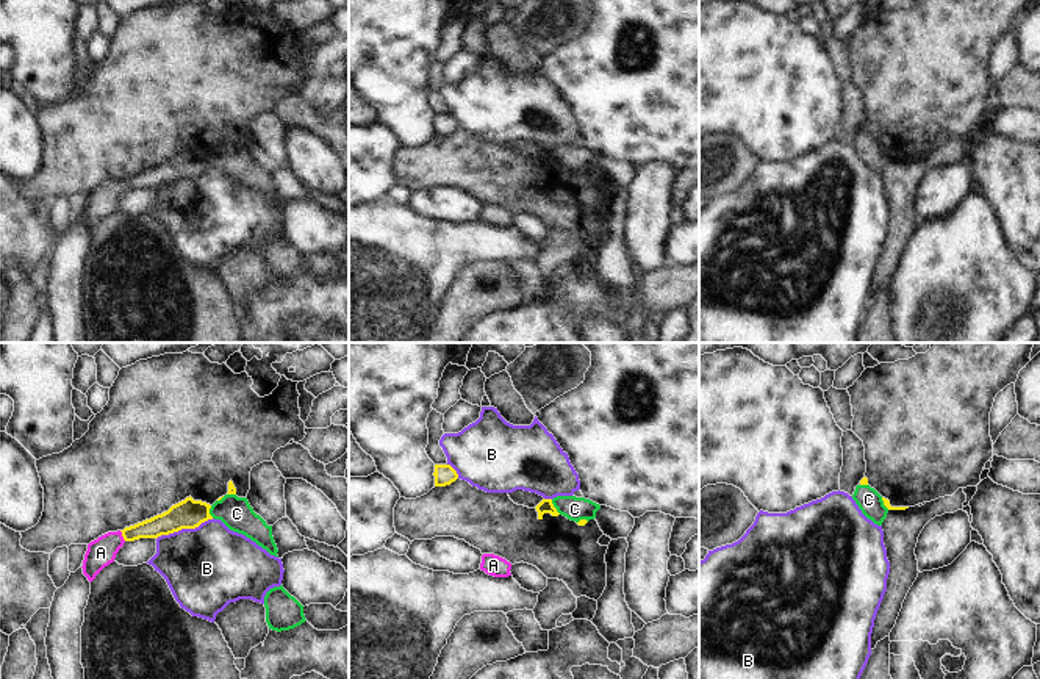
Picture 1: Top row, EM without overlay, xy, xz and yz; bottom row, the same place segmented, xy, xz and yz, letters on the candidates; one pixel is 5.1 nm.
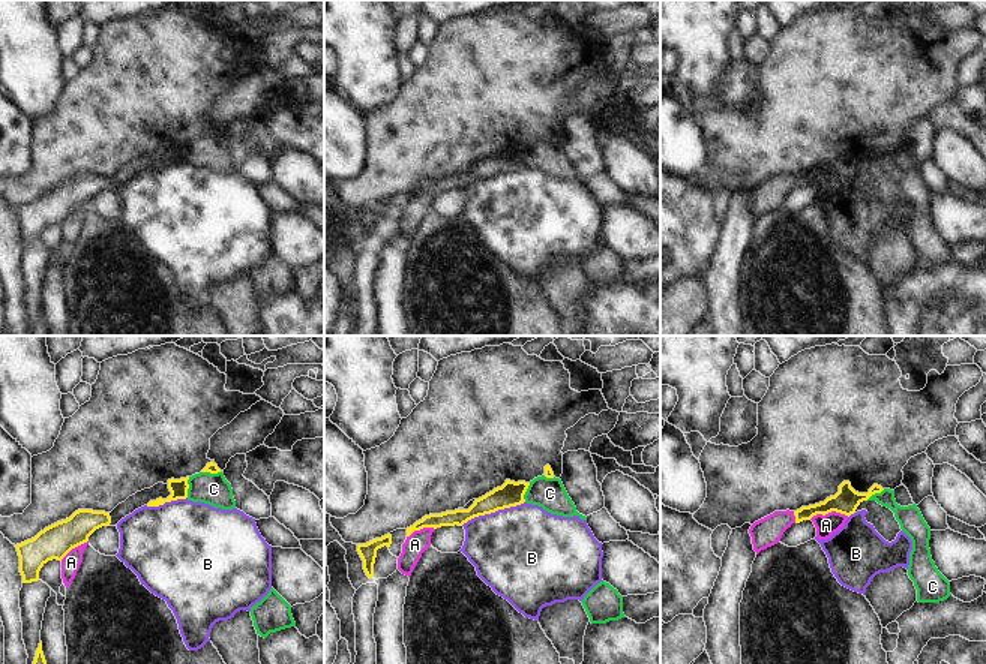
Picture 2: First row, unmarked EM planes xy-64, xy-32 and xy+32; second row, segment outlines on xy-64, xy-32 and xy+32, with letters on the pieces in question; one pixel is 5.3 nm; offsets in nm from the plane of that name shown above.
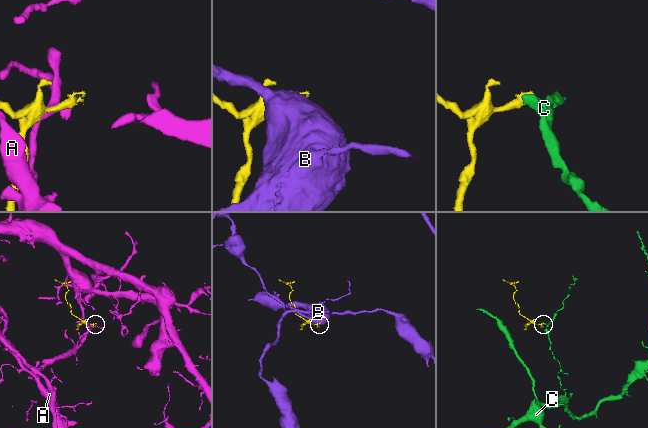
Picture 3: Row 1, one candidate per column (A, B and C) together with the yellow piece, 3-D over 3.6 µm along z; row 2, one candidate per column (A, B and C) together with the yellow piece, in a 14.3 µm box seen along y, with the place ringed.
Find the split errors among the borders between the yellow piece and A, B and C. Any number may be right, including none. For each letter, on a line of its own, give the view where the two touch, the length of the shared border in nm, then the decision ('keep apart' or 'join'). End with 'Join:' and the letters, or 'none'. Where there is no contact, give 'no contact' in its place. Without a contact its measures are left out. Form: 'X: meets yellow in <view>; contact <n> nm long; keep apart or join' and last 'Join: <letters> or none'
A: meets yellow in xy; contact 70 nm long; keep apart
B: meets yellow in xy; contact 320 nm long; keep apart
C: meets yellow in xz; contact 90 nm long; keep apart
Join: none

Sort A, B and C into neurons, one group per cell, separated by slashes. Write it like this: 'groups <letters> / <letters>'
groups A / B / C

